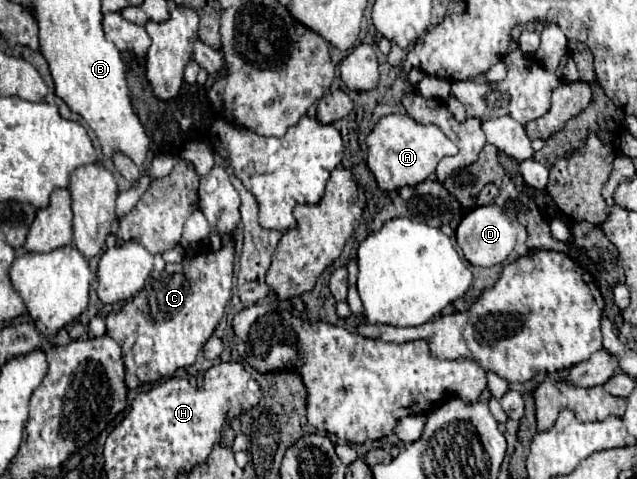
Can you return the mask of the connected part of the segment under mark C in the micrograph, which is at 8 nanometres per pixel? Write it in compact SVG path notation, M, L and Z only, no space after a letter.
M228 239L220 251L200 251L188 253L180 263L166 263L162 279L150 279L146 287L118 311L106 315L106 333L122 347L124 367L126 367L126 387L138 389L144 383L170 377L180 367L190 367L202 345L212 337L218 321L224 315L224 307L232 291L232 271L234 269L234 243Z

